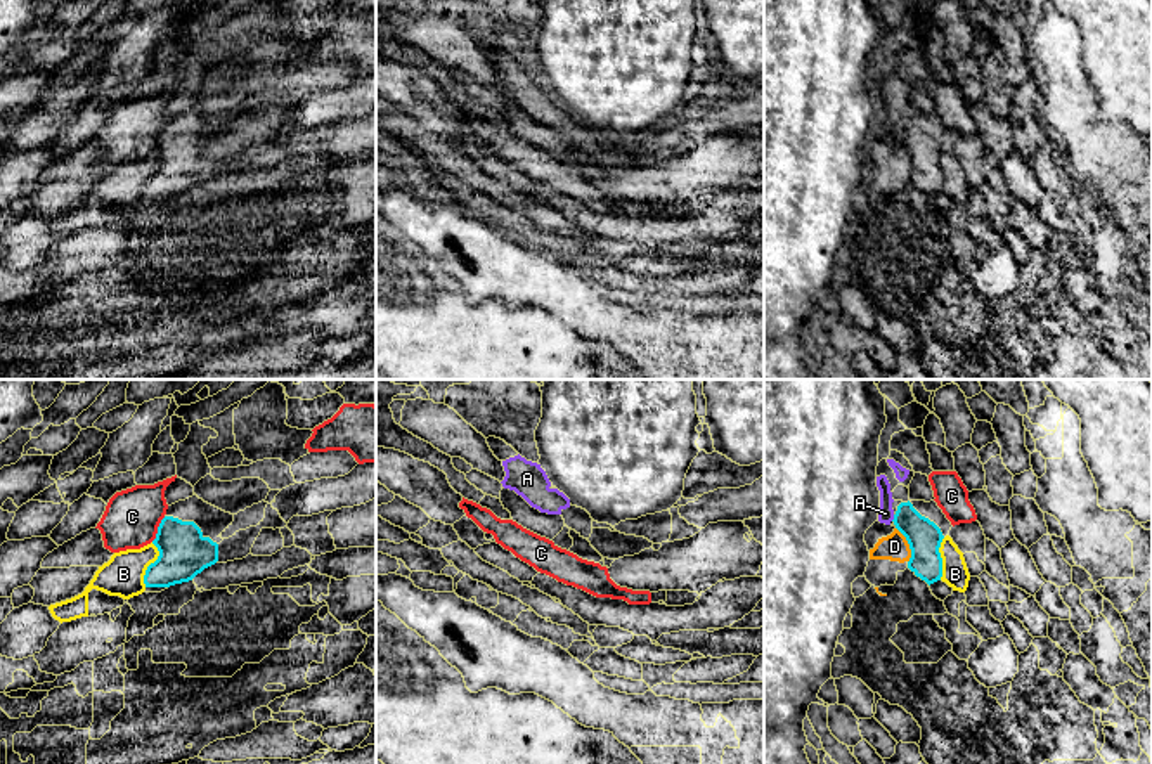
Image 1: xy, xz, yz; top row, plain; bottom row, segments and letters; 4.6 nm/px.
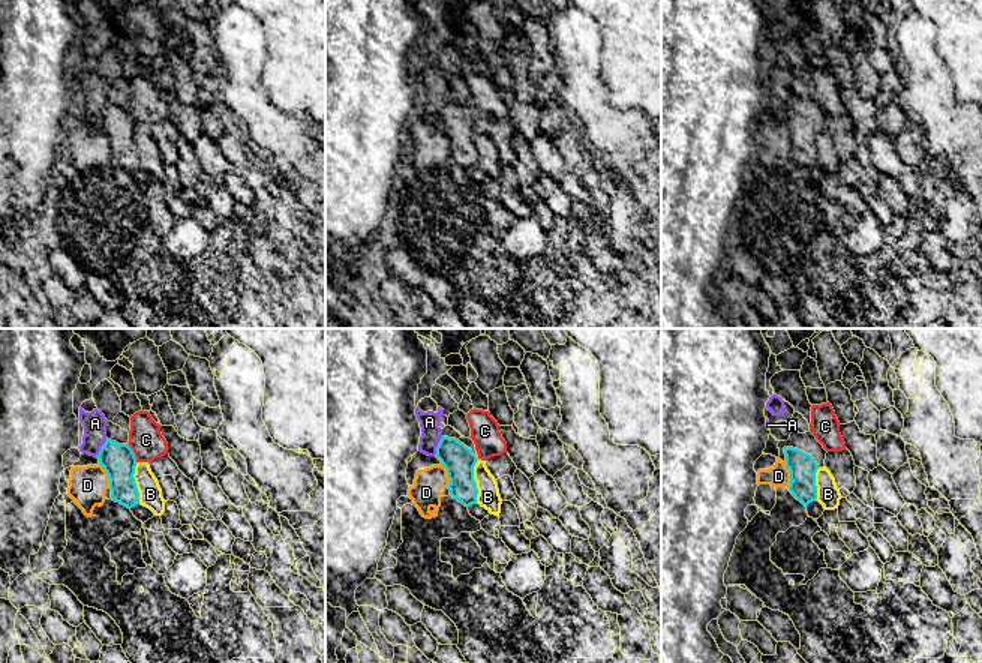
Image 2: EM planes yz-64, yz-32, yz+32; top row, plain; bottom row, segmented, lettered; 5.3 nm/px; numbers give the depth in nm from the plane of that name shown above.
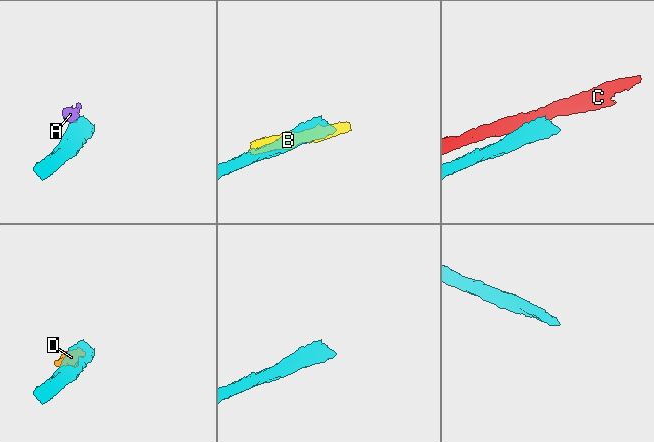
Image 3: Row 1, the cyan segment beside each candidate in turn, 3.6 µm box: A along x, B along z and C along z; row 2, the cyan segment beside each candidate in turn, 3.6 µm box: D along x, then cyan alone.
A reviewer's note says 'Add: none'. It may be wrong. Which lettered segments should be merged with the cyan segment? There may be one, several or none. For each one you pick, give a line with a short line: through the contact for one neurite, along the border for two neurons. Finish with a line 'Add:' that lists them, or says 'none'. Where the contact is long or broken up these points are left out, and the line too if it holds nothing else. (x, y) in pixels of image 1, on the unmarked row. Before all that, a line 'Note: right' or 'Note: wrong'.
Note: right
Add: none

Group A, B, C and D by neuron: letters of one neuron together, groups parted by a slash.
A / B / C / D

